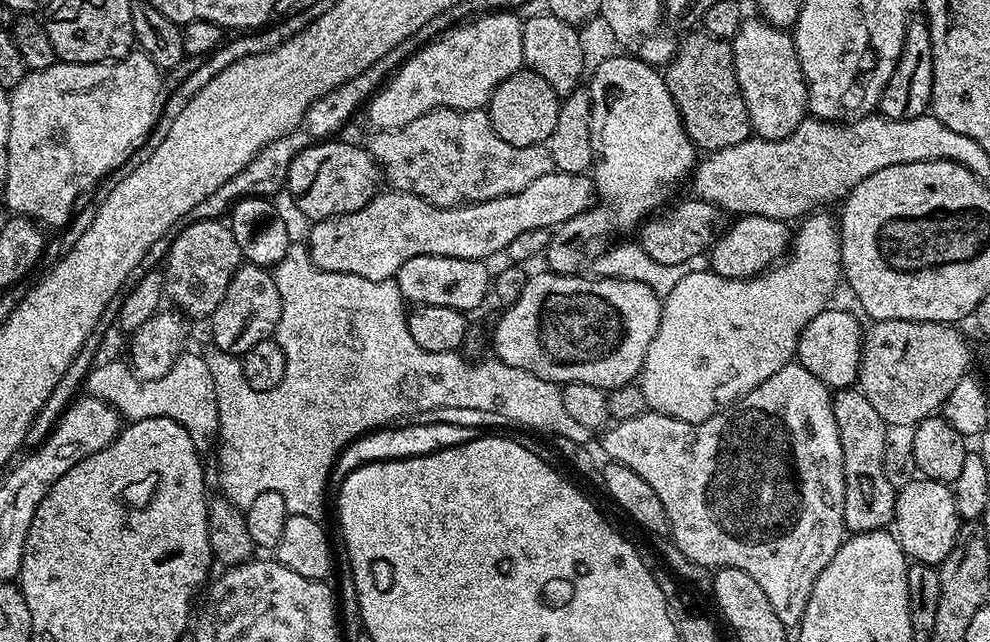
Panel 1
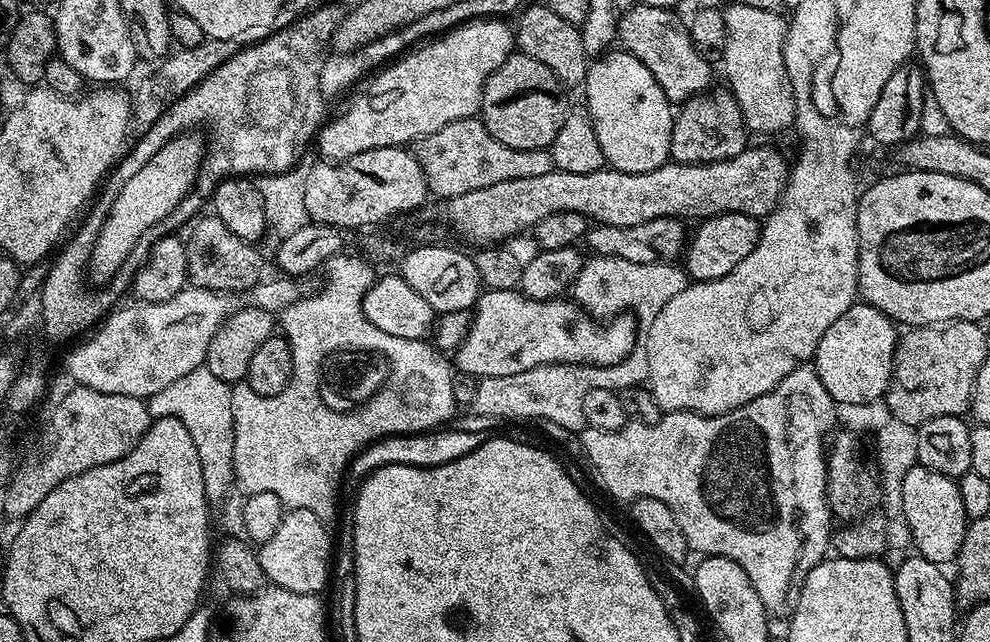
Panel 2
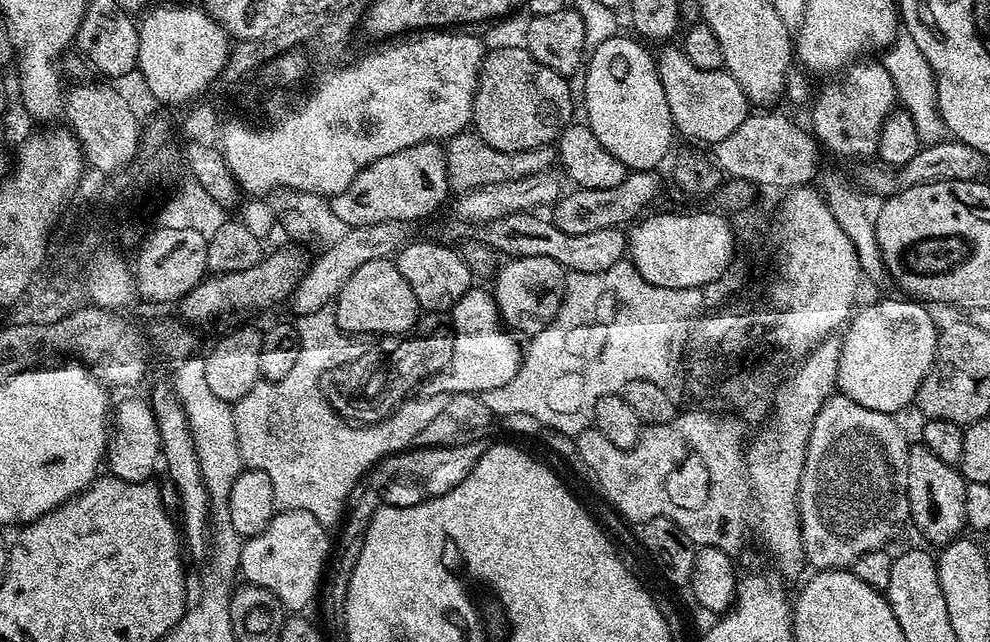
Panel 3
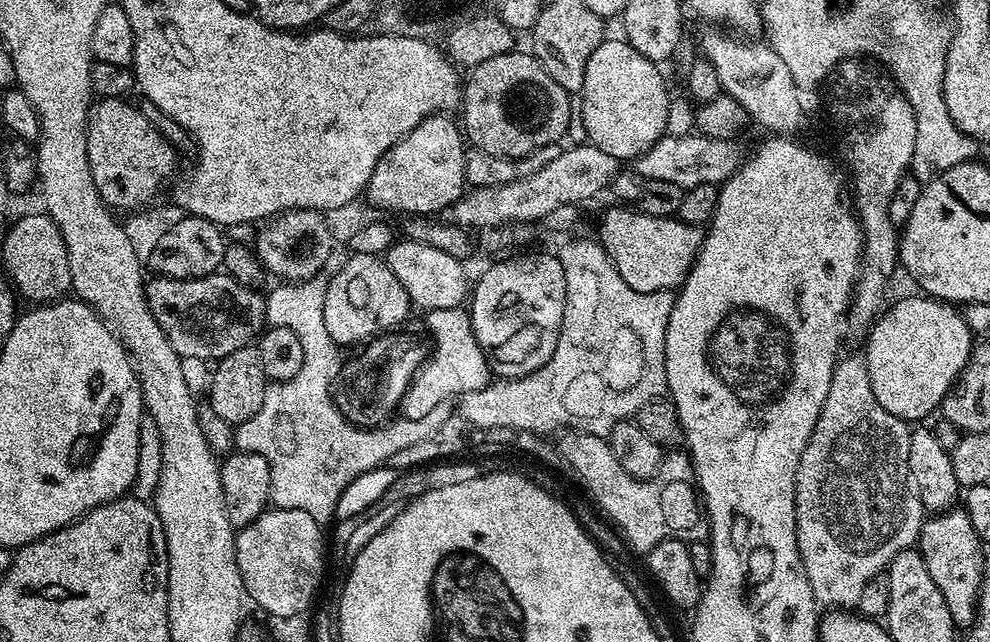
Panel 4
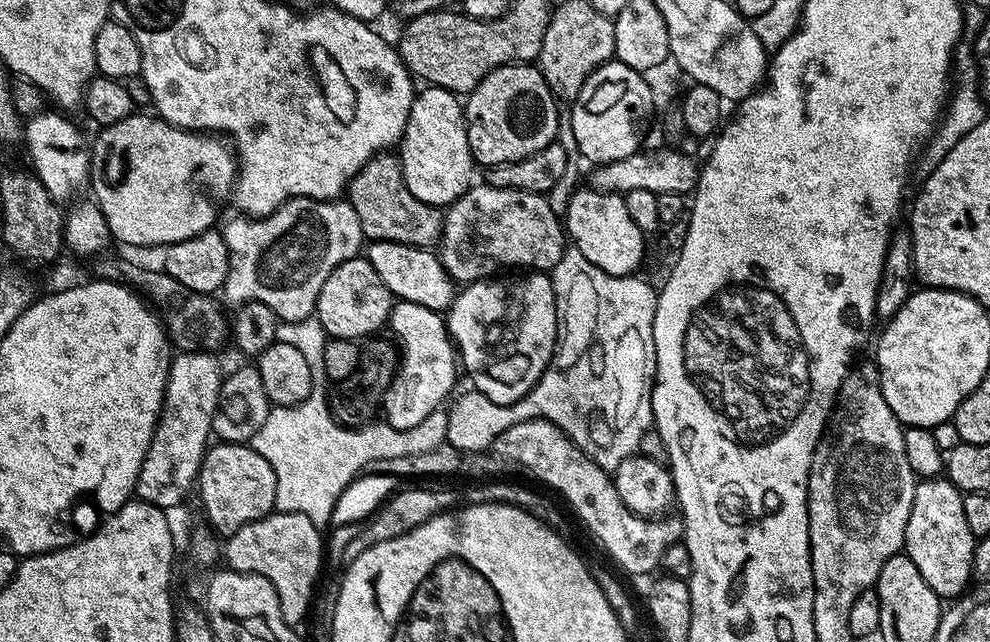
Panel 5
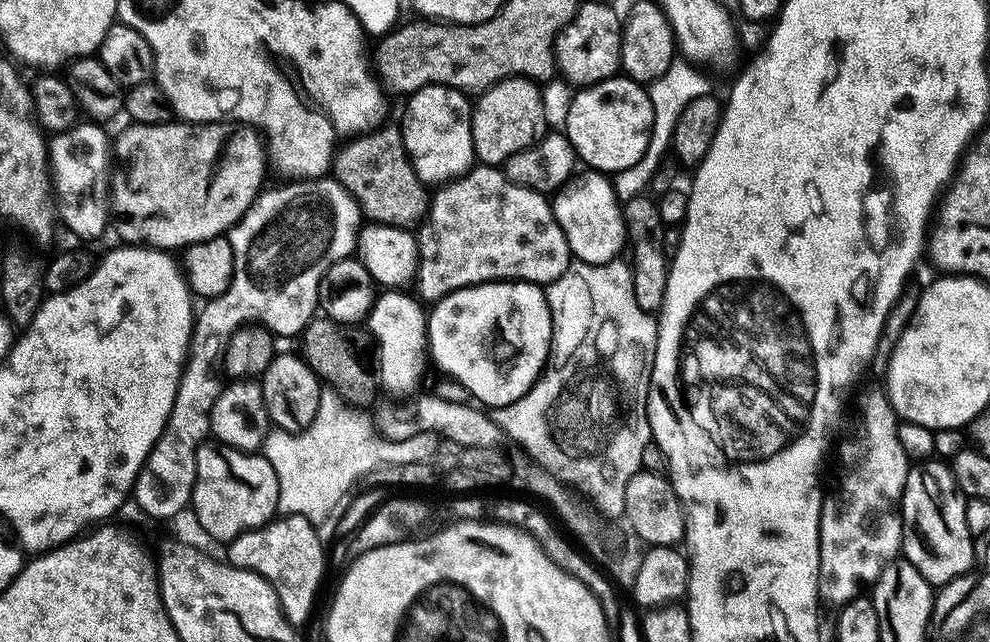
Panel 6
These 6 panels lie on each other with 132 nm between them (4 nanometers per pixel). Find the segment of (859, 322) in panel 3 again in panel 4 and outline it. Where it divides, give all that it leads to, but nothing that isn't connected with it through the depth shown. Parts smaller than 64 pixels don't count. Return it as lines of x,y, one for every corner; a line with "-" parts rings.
927,294
915,295
898,301
893,308
891,305
881,315
866,337
868,349
862,352
874,398
905,422
920,420
939,409
974,347
971,329
951,303

